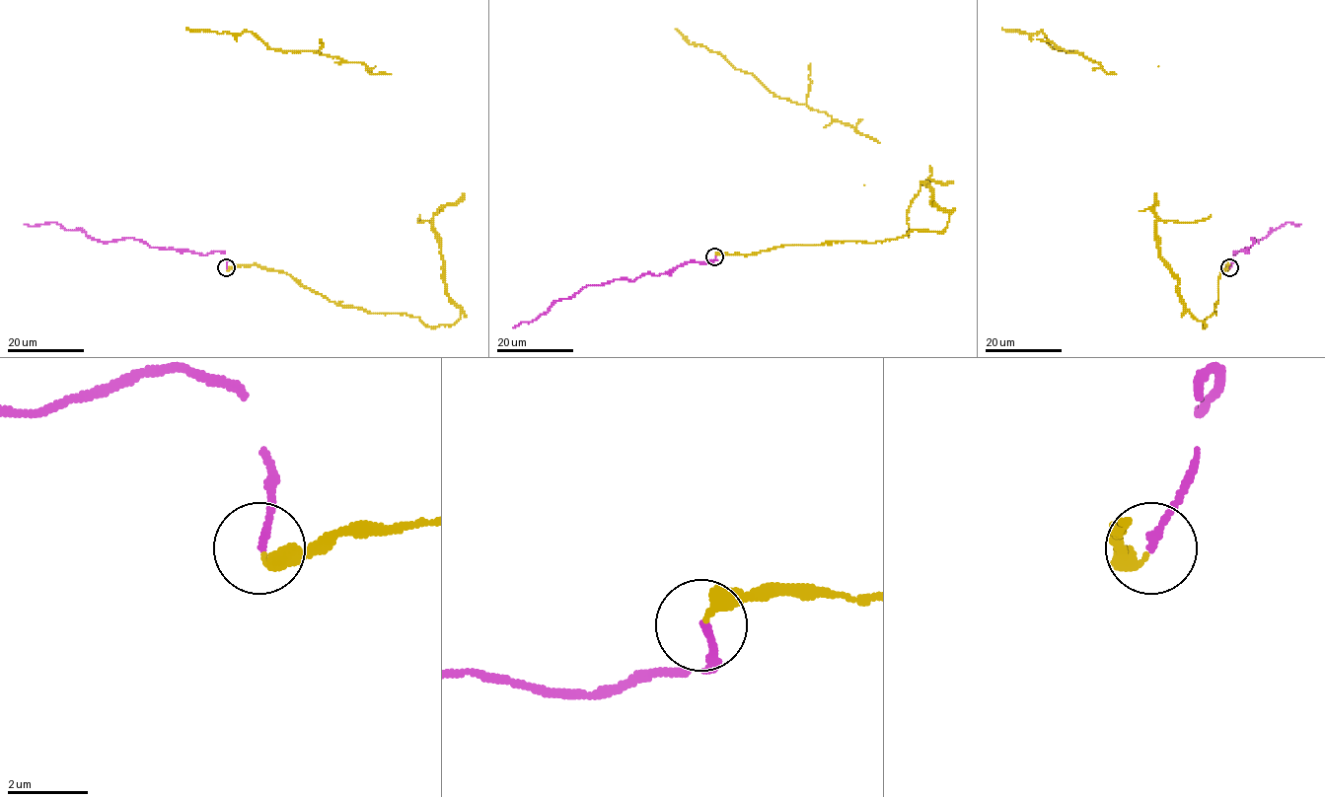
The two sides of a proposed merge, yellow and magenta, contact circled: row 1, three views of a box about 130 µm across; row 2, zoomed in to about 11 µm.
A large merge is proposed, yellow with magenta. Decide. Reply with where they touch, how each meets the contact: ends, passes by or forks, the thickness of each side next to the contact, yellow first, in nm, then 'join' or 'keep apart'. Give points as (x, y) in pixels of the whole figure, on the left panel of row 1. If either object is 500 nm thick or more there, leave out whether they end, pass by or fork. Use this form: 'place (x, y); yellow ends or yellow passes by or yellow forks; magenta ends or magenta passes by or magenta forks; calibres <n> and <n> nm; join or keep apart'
place (226, 267); yellow ends; magenta ends; calibres 320 and 180 nm; join

